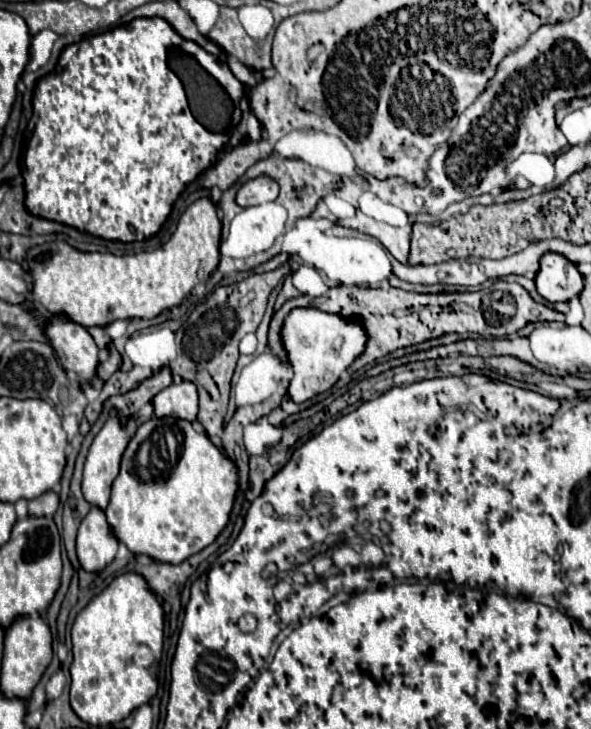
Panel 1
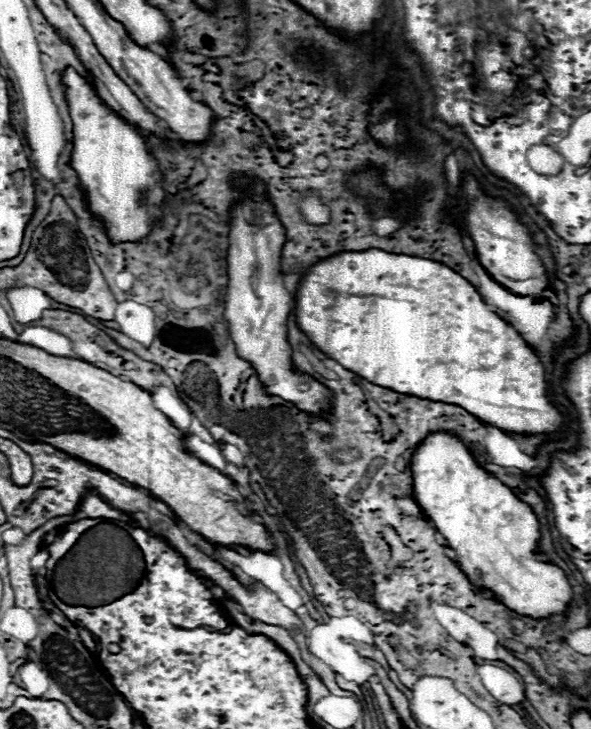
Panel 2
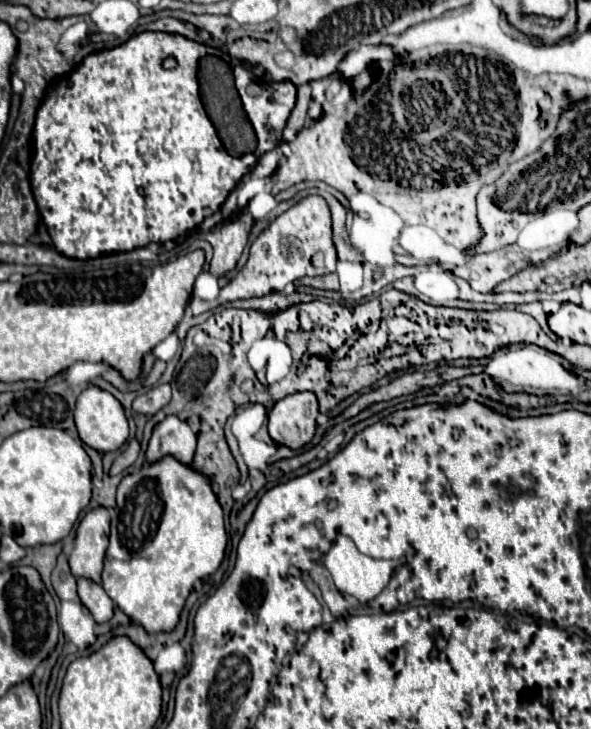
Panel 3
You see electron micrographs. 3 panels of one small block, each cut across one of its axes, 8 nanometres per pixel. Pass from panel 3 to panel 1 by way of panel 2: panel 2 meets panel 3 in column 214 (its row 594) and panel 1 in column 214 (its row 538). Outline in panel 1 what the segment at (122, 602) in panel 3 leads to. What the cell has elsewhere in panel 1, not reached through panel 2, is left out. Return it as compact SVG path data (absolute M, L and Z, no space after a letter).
M154 416L136 430L134 438L130 440L122 456L120 474L112 484L112 498L110 506L106 508L106 518L112 536L118 542L122 542L132 554L142 554L158 562L180 564L192 554L212 544L216 536L224 530L234 504L236 488L236 464L230 458L226 458L226 454L218 450L206 434L198 432L192 422L180 418Z

